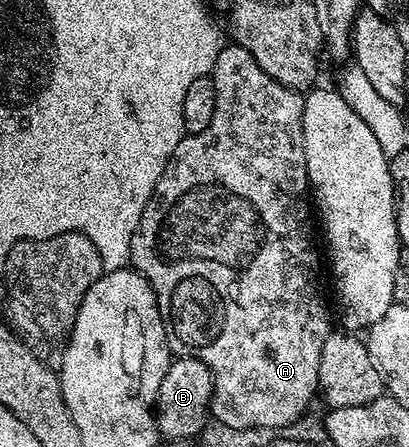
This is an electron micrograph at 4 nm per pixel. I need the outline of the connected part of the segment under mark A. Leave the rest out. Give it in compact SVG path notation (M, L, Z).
M233 43L227 44L228 47L219 48L218 58L214 60L212 76L214 86L216 87L216 115L212 115L212 123L202 133L192 133L183 136L181 143L175 147L174 153L167 161L164 171L158 180L157 190L147 207L140 215L140 223L136 227L136 231L130 240L130 259L129 264L132 266L133 272L145 279L154 296L158 299L158 313L162 316L162 325L166 329L166 346L171 349L175 358L195 357L204 363L210 369L210 377L214 380L214 393L210 397L210 413L213 420L224 423L228 427L236 427L237 429L277 429L285 430L285 425L290 425L306 408L310 405L314 393L319 392L318 372L320 371L320 363L322 362L322 348L324 343L330 338L332 326L330 326L330 313L326 310L326 301L322 298L322 293L318 290L318 249L314 246L314 229L310 226L310 209L306 206L306 201L302 196L308 193L308 178L306 176L306 140L302 134L302 106L303 98L299 96L295 90L289 89L281 85L276 79L272 79L263 71L256 63L256 59L252 59L252 55L242 45Z

